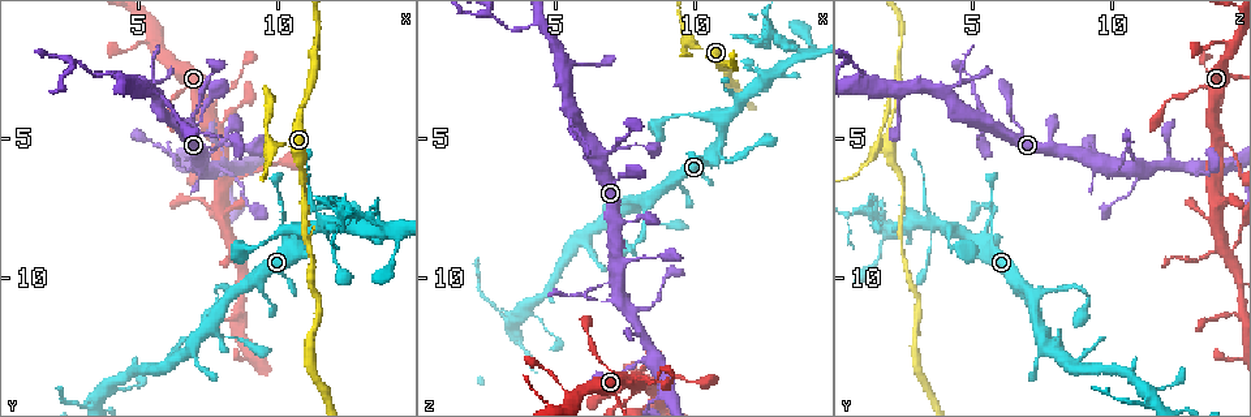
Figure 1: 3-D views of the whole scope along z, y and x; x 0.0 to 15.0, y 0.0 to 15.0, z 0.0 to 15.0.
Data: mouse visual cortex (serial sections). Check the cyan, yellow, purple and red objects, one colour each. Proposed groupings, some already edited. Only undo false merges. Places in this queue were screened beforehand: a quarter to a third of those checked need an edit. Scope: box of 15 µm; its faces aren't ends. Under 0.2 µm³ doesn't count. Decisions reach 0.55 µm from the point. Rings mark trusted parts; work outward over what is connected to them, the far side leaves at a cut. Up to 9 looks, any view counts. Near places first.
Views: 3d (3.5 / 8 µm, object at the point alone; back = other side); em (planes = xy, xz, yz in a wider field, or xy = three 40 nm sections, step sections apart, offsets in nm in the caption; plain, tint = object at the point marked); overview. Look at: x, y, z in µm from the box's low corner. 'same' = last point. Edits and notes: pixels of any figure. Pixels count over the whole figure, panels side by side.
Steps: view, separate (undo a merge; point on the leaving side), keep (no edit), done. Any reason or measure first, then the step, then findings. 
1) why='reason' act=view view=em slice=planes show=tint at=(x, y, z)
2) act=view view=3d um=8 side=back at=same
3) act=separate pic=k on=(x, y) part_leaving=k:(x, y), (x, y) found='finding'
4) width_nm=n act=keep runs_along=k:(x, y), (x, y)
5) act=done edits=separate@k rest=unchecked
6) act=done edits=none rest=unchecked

why='abrupt turn' act=view view=3d um=3.5 side=back at=(9.8, 5.3, 1.6)

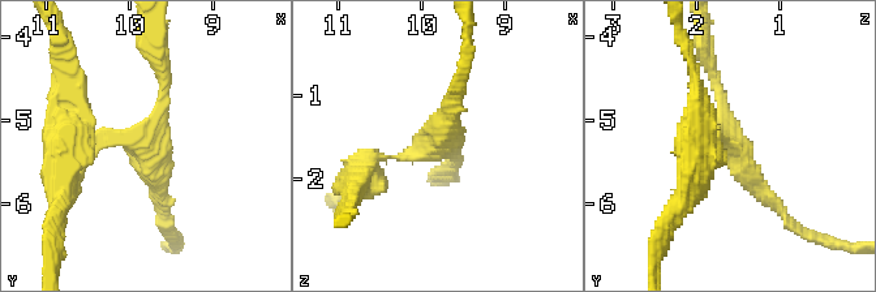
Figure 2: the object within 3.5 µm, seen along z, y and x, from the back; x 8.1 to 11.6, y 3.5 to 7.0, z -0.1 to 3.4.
why='need the tissue' act=view view=em slice=xy step=3 show=plain at=(9.80, 5.25, 1.65)

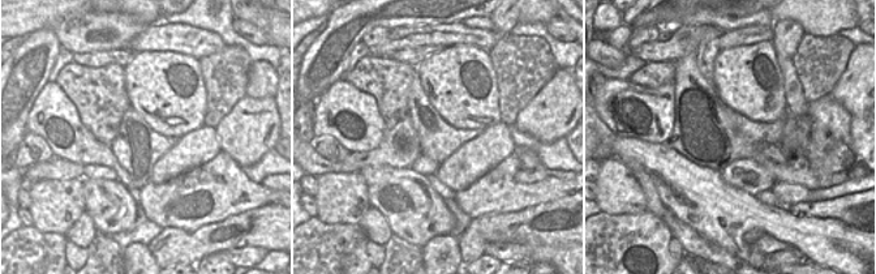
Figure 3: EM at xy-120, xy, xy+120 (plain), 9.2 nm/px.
why='where the object lies' act=view view=em slice=xy step=3 show=tint at=same

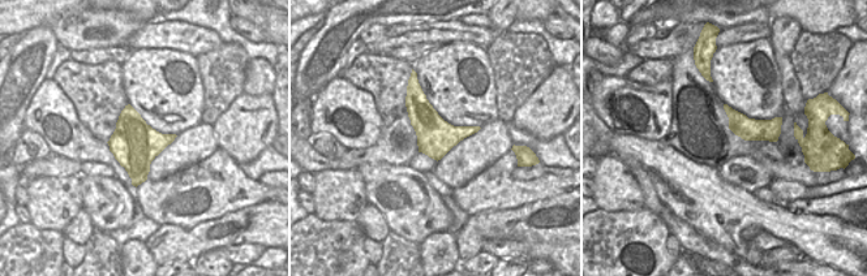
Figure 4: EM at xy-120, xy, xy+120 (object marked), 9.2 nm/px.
act=separate pic=2 on=(748, 163) part_leaving=2:(104, 134), (153, 134), (160, 65) found='a second cell is stuck on'

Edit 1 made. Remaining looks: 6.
act=view view=overview

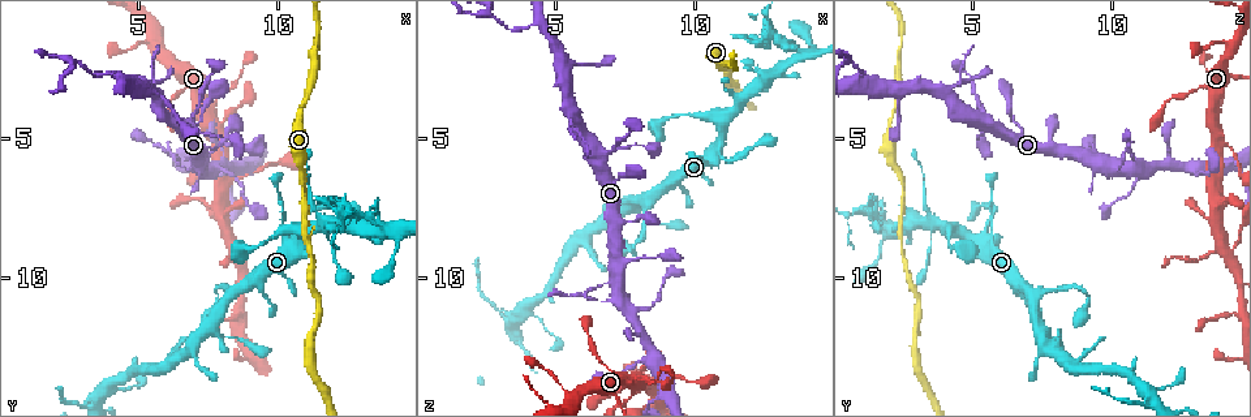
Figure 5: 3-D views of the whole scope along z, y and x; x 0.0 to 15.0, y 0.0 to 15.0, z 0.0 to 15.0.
why='three arms meet' act=view view=3d um=8 at=(13.8, 8.2, 1.9)

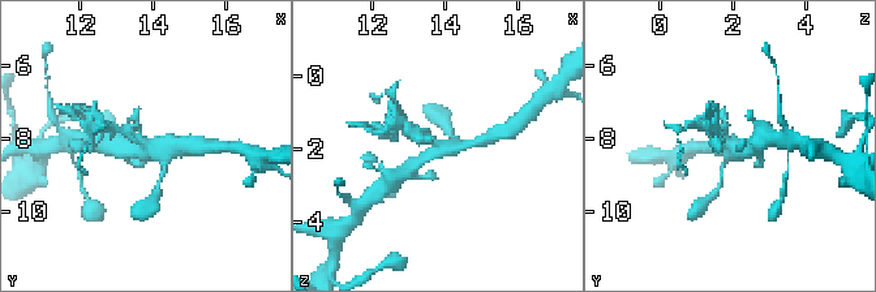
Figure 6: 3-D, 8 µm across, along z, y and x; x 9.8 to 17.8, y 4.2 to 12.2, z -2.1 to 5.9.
why='zoom in' act=view view=3d um=3.5 at=(13.8, 8.3, 2.0)

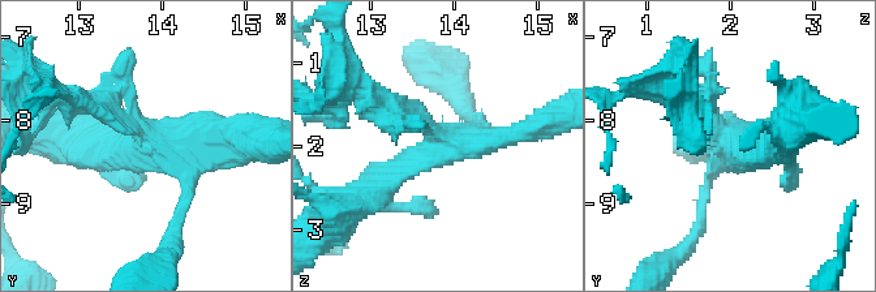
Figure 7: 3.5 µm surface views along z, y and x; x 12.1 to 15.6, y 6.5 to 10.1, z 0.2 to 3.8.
act=separate pic=7 on=(368, 115) part_leaving=7:(417, 124), (365, 94), (338, 43) found='a second cell is stuck on'

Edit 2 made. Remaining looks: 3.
why='arms part here' act=view view=em slice=planes show=tint at=(7.8, 4.9, 13.7)

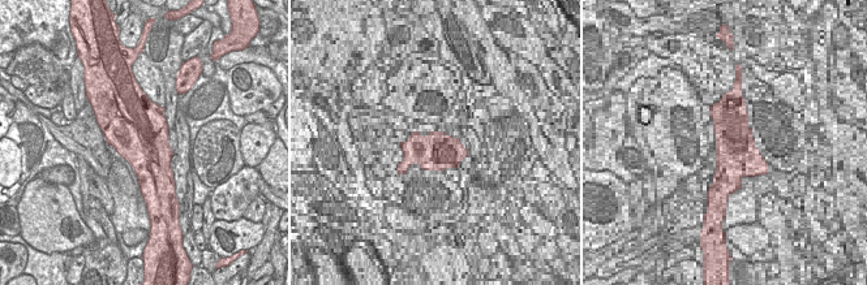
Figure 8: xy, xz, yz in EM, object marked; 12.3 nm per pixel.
why='wider look' act=view view=3d um=3.5 at=same

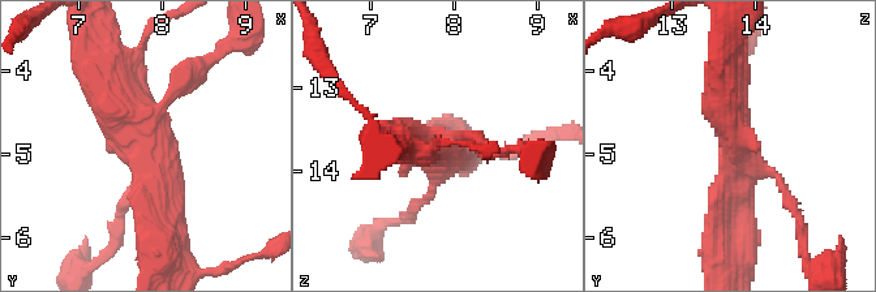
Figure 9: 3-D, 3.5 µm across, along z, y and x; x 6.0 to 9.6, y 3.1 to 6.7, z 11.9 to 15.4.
act=keep found='one cell here'

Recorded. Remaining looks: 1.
act=done edits=separate@2,separate@7 rest=unchecked

